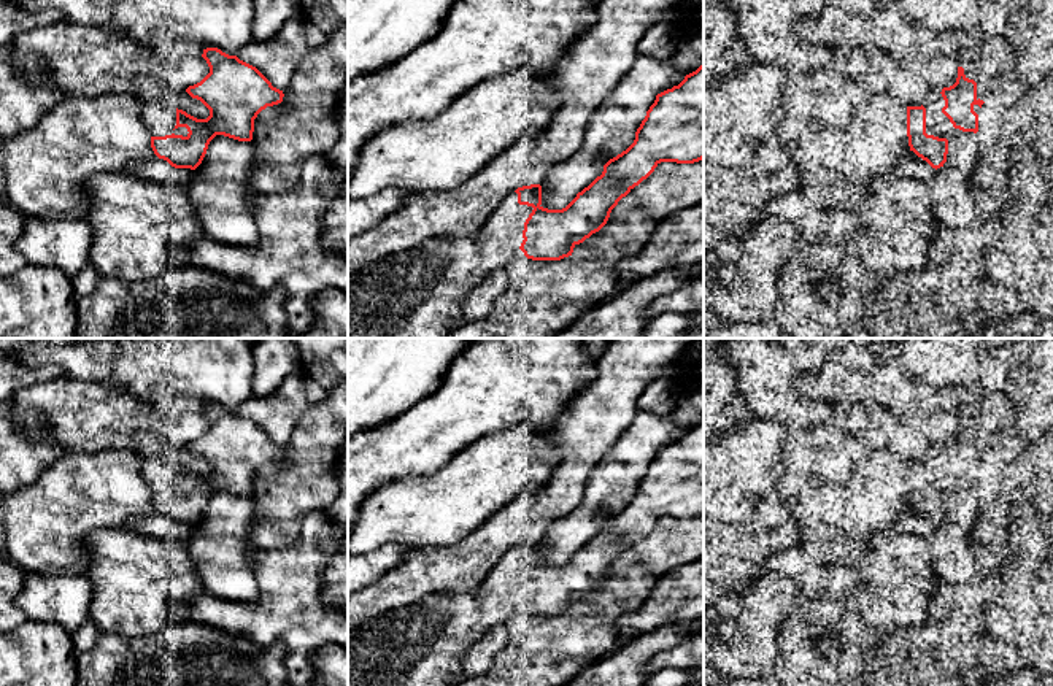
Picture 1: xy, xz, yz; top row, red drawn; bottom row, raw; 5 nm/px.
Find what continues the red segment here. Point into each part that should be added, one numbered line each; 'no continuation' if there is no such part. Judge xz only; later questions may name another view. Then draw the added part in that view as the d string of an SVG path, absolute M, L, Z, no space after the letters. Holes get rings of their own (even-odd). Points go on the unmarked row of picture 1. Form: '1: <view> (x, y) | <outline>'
1: xz (421, 645) | M508 549L484 581L467 594L430 594L418 605L394 608L348 630L348 686L454 686L467 678L461 659L492 627L519 613L524 578L532 562Z

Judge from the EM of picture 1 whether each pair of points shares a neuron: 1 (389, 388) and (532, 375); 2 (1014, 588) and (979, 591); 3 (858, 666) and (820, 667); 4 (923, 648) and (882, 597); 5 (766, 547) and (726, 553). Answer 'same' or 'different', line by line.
1: different
2: different
3: different
4: different
5: same

